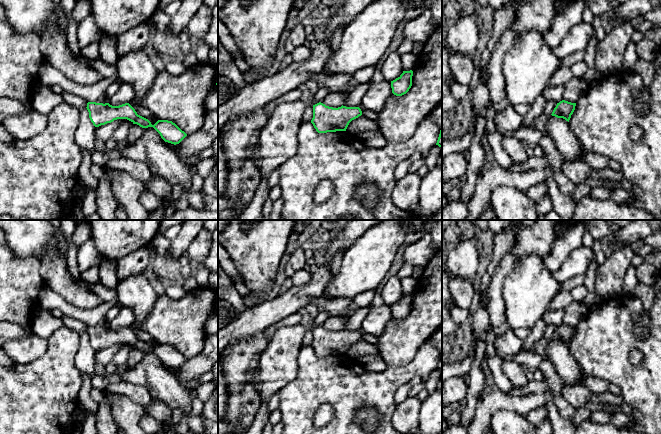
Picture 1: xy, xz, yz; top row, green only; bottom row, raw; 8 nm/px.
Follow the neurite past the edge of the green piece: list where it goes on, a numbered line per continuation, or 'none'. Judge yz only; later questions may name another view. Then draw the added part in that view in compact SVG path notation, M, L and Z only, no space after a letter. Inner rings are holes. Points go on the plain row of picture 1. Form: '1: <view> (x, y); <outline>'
none

